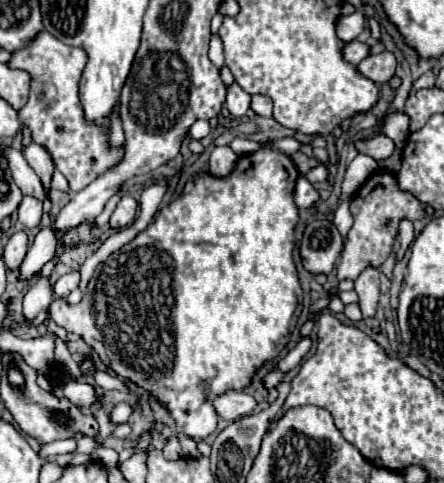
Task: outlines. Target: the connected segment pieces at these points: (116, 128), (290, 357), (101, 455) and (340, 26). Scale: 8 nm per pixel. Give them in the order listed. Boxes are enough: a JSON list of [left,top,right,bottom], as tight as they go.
[[108,111,124,149],[275,337,312,372],[92,447,118,465],[336,11,364,41]]

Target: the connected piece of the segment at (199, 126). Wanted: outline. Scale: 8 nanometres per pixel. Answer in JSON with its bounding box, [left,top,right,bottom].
[190,121,210,139]

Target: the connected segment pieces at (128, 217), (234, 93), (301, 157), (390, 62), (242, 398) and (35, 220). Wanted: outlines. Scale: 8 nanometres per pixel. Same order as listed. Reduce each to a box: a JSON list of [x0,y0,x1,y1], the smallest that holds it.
[[110,195,138,229],[226,83,252,117],[292,153,318,173],[356,51,396,85],[214,391,258,421],[18,195,42,229]]

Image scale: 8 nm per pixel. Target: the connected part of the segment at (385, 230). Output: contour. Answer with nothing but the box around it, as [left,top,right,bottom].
[336,171,426,279]

